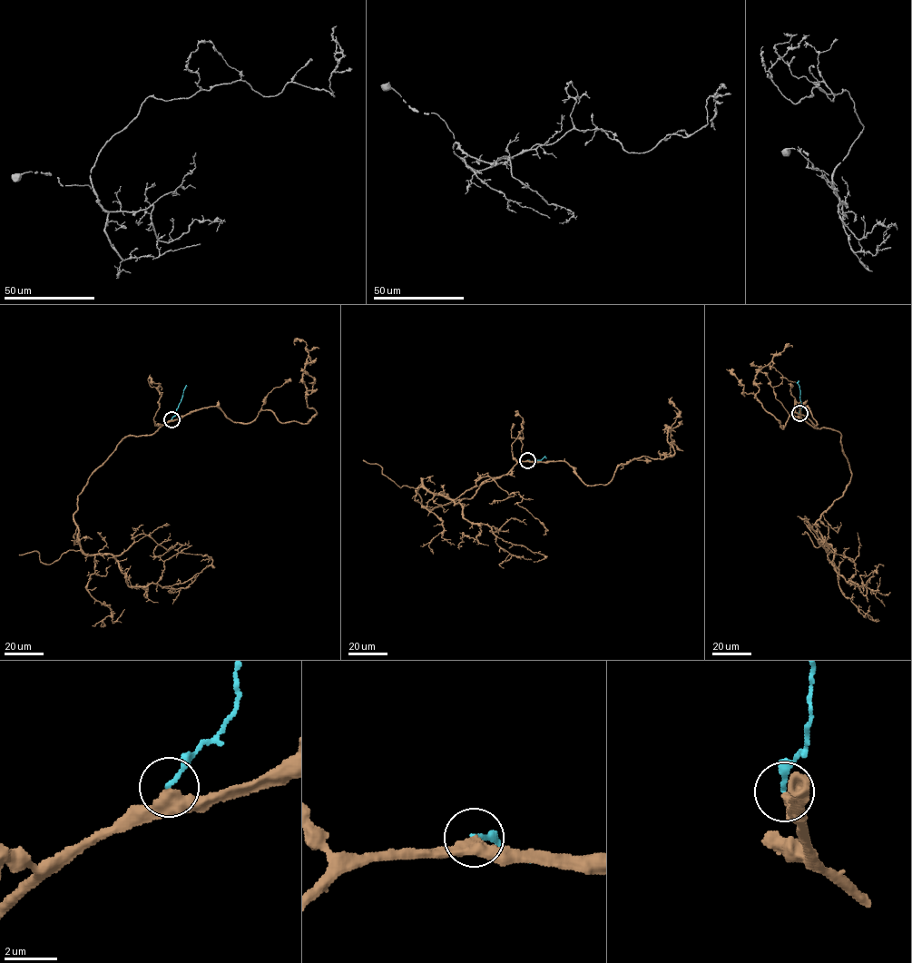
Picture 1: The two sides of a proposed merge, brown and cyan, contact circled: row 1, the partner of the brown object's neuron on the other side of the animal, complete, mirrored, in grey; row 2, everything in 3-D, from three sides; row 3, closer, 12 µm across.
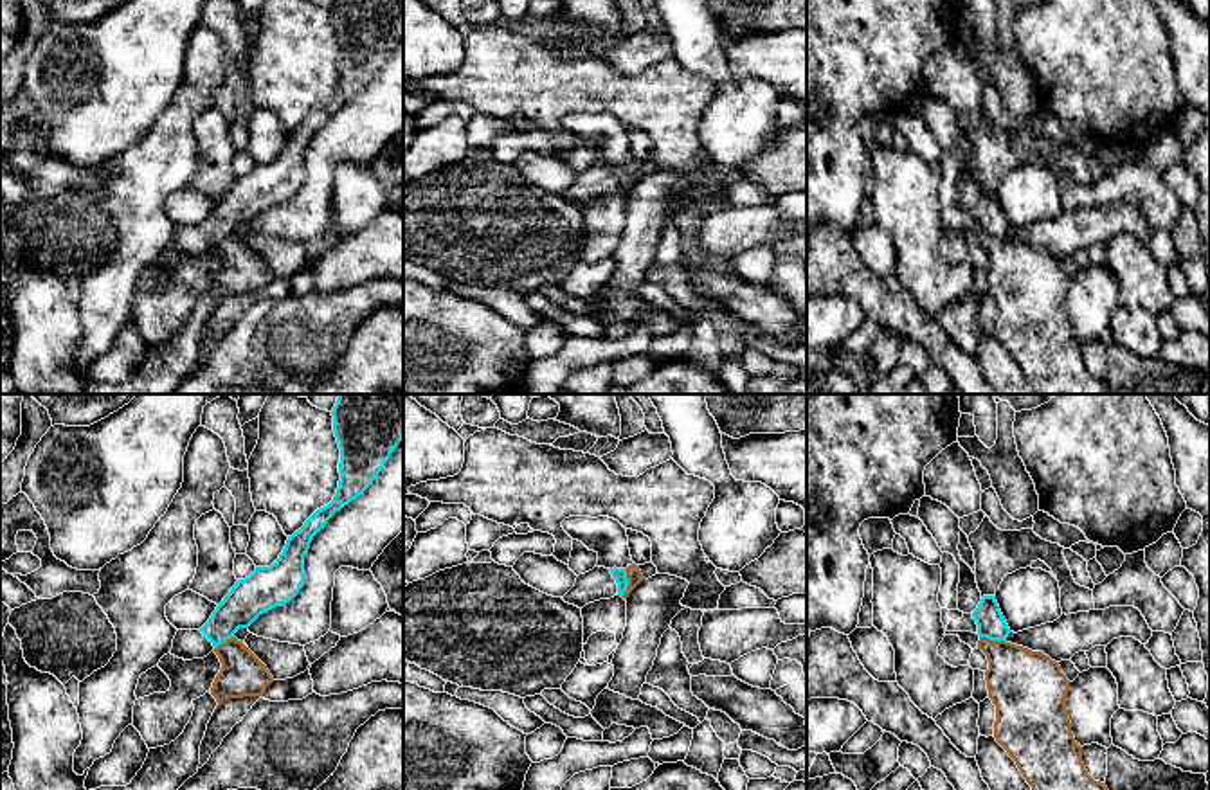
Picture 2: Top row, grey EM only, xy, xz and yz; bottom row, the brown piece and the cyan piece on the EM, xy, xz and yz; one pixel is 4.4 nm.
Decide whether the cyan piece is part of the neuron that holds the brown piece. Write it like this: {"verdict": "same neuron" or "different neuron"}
{"verdict": "different neuron"}

